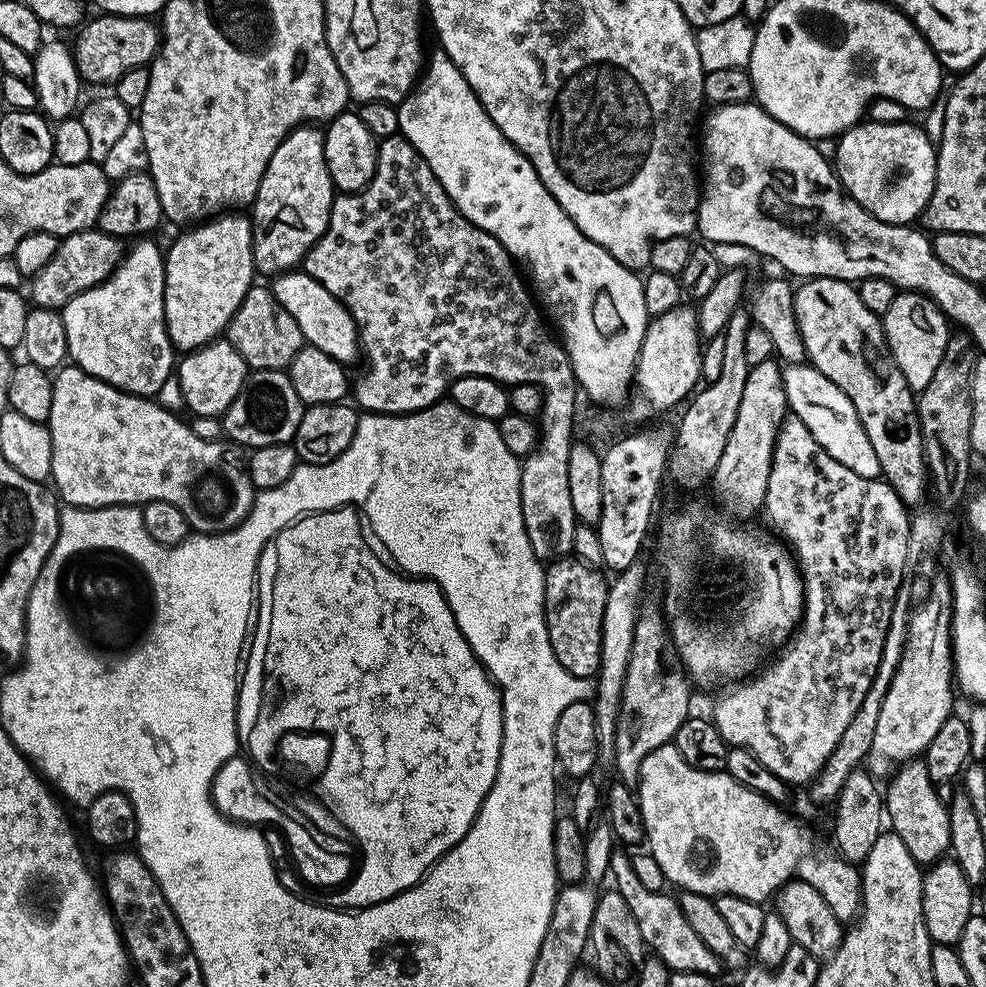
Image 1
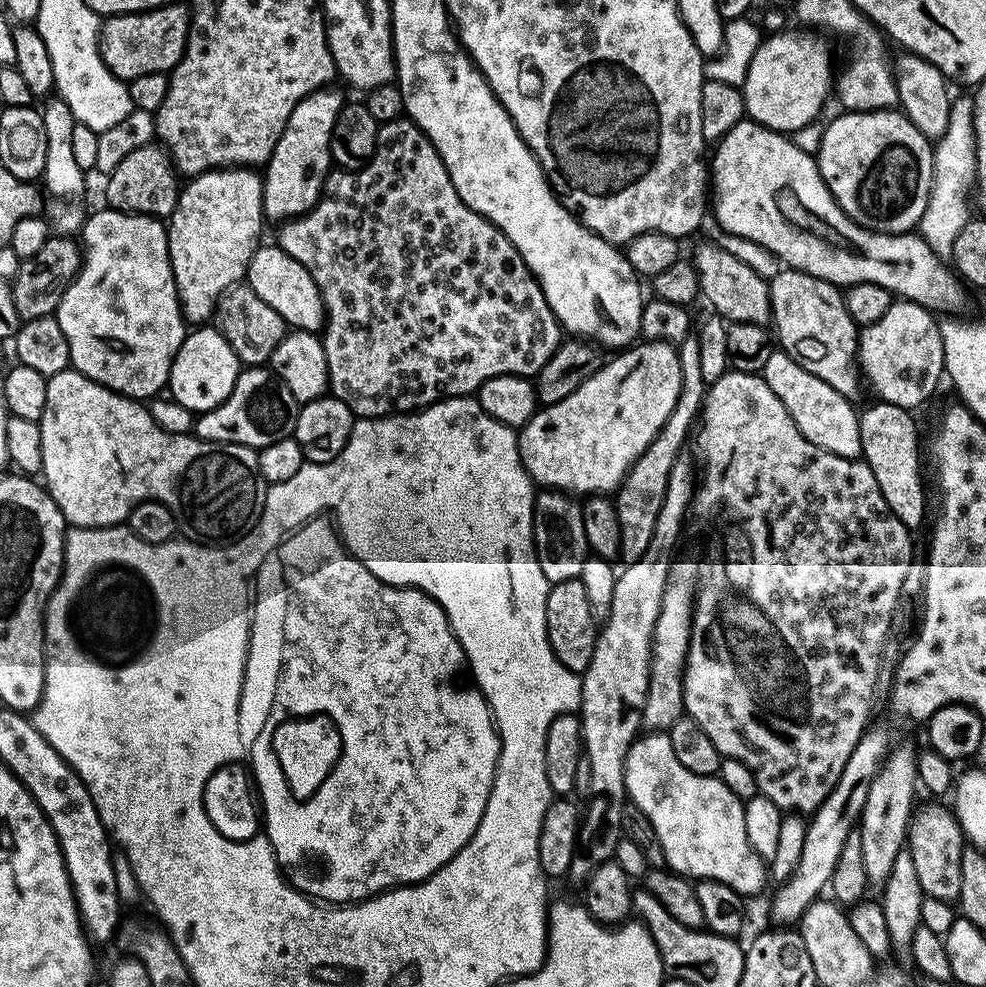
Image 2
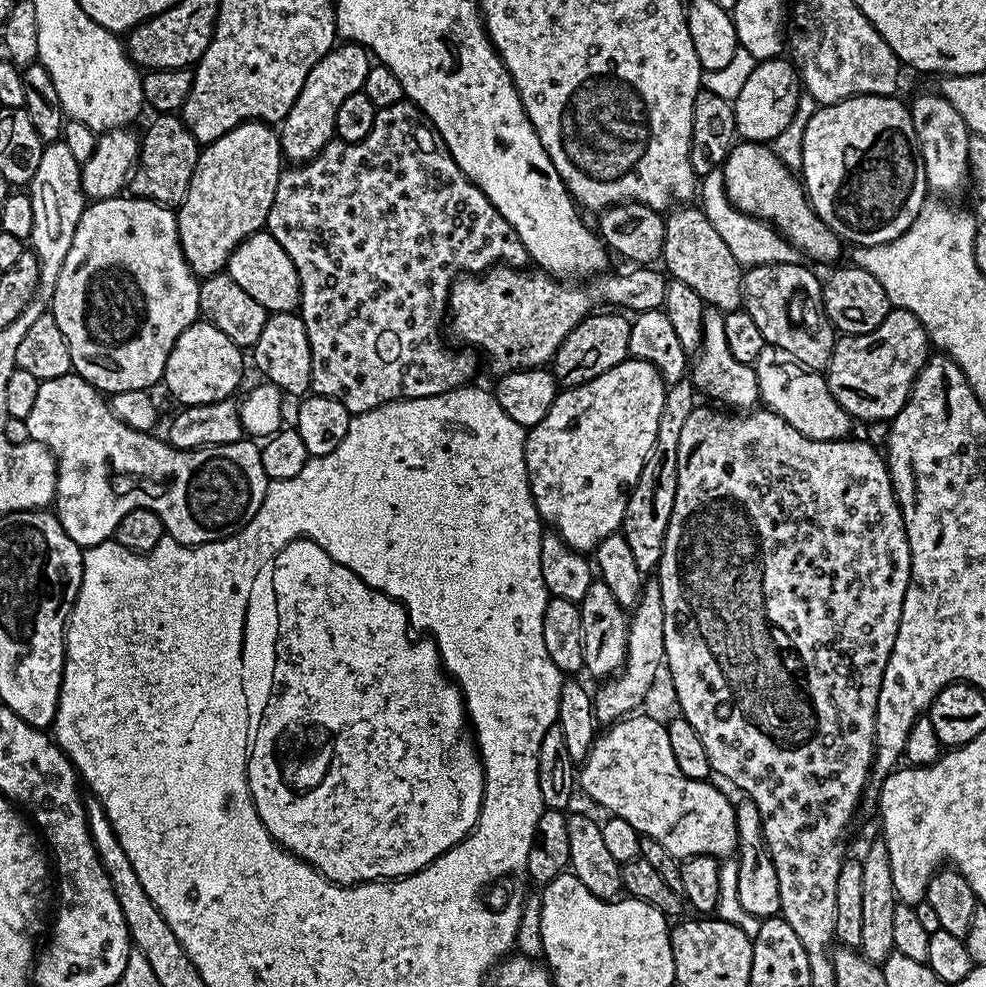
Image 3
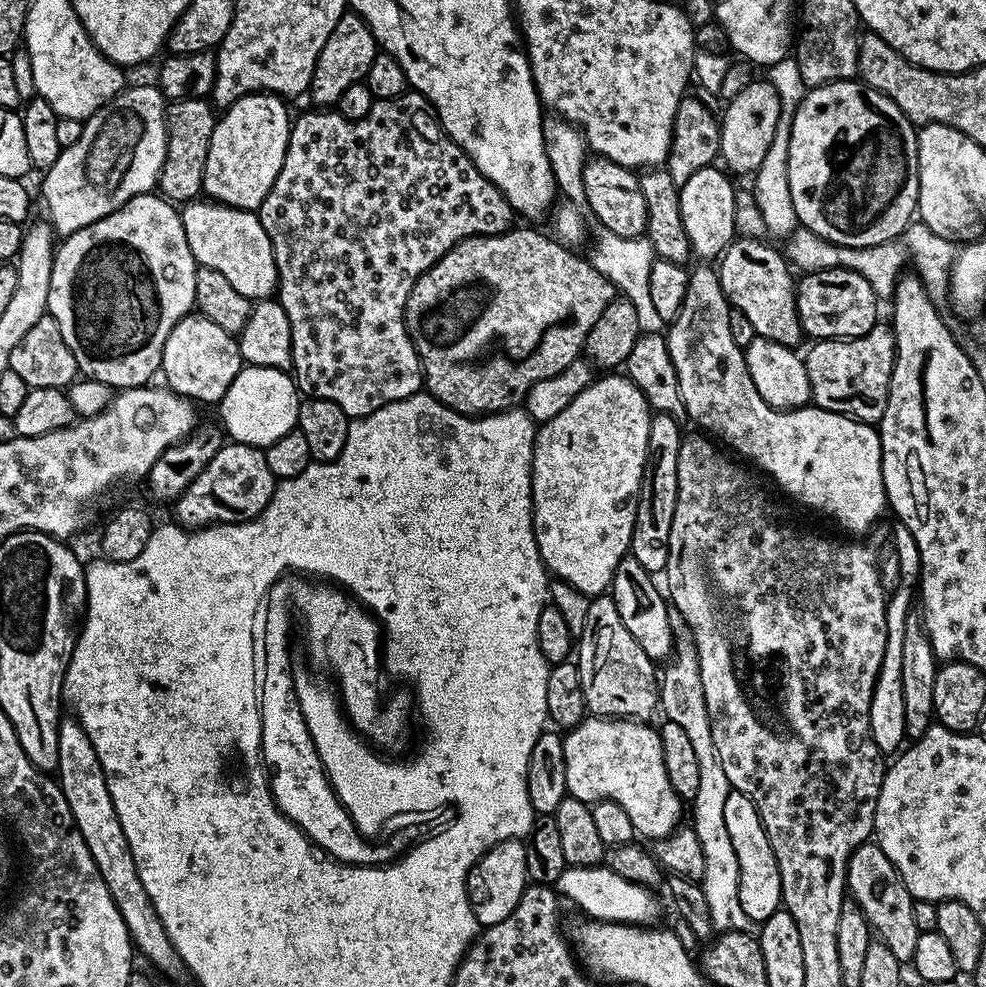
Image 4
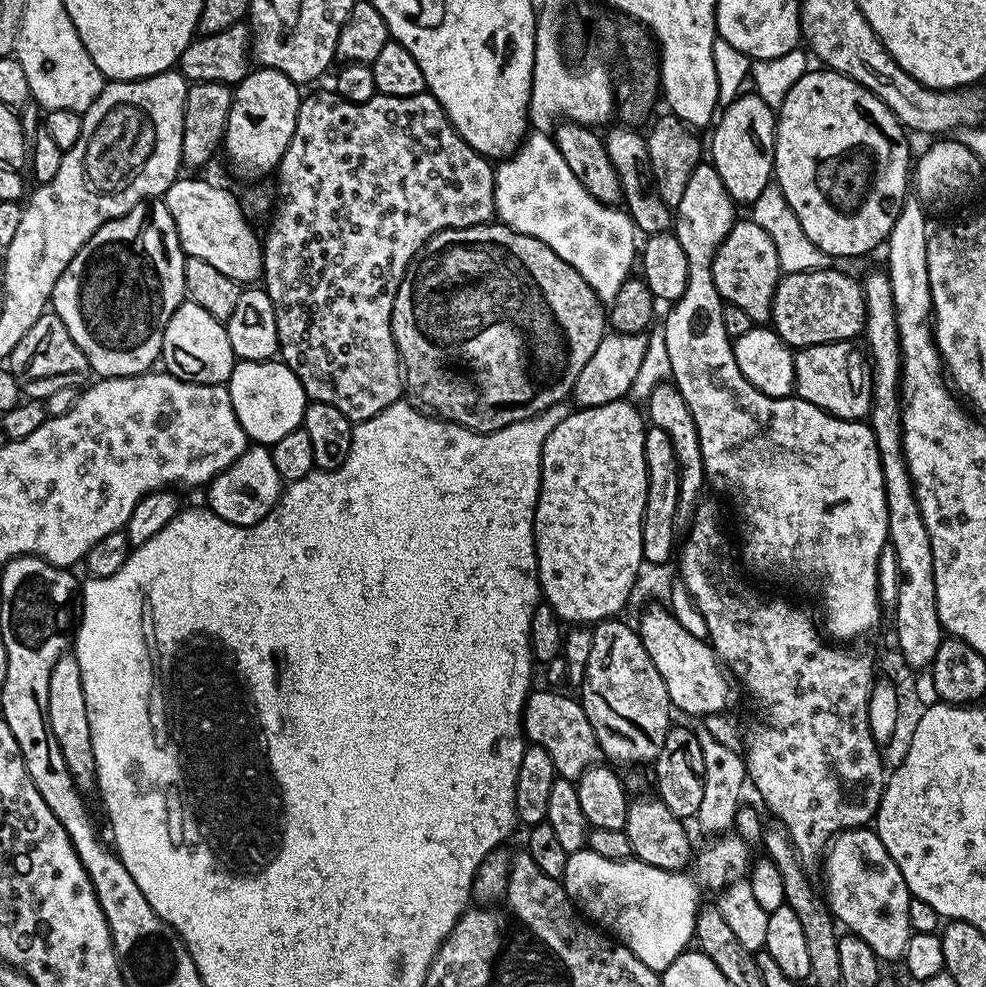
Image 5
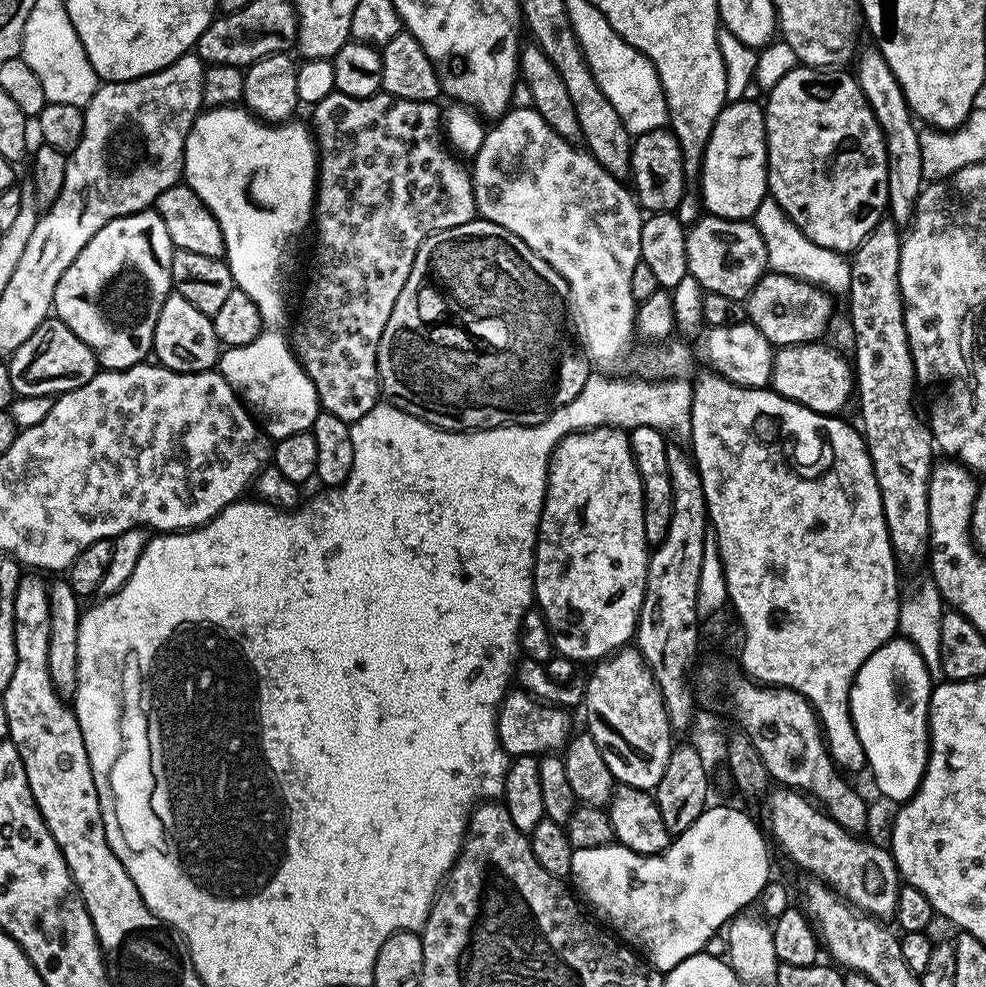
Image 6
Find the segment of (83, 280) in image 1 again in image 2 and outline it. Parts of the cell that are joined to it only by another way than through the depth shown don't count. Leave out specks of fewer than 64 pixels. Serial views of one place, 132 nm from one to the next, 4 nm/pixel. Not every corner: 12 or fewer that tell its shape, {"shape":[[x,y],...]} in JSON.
{"shape":[[49,235],[10,283],[21,321],[51,316],[80,273],[81,245]]}

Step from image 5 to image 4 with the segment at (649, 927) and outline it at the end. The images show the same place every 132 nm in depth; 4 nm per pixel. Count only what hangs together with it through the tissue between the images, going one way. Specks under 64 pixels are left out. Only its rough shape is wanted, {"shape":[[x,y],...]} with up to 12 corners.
{"shape":[[565,868],[554,885],[589,920],[648,926],[657,893],[614,870]]}

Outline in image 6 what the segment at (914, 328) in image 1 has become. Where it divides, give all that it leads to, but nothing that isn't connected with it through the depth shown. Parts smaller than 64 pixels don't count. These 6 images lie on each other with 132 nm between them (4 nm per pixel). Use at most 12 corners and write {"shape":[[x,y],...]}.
{"shape":[[824,342],[777,347],[773,392],[824,416],[854,396],[854,368]]}

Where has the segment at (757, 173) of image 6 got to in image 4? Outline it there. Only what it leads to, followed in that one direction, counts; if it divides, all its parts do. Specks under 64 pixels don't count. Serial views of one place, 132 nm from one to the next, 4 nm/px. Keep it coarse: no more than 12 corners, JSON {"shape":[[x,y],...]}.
{"shape":[[756,78],[720,120],[729,173],[754,174],[774,142],[778,94]]}

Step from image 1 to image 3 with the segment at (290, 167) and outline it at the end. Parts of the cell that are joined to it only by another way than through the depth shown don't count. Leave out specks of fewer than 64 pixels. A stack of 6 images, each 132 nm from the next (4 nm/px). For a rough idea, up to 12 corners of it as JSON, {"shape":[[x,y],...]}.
{"shape":[[340,42],[316,63],[278,128],[285,161],[334,139],[363,89],[369,49]]}

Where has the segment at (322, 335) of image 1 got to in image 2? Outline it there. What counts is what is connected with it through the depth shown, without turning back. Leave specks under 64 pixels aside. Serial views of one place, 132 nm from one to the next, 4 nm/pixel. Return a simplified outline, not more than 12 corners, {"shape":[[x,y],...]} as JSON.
{"shape":[[278,246],[257,248],[246,282],[289,329],[319,333],[324,299]]}

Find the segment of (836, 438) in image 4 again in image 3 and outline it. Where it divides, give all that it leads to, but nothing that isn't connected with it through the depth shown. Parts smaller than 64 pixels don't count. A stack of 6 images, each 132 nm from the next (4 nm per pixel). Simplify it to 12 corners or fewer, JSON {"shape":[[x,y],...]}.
{"shape":[[705,311],[690,379],[701,397],[755,409],[756,369],[735,361],[724,313]]}

